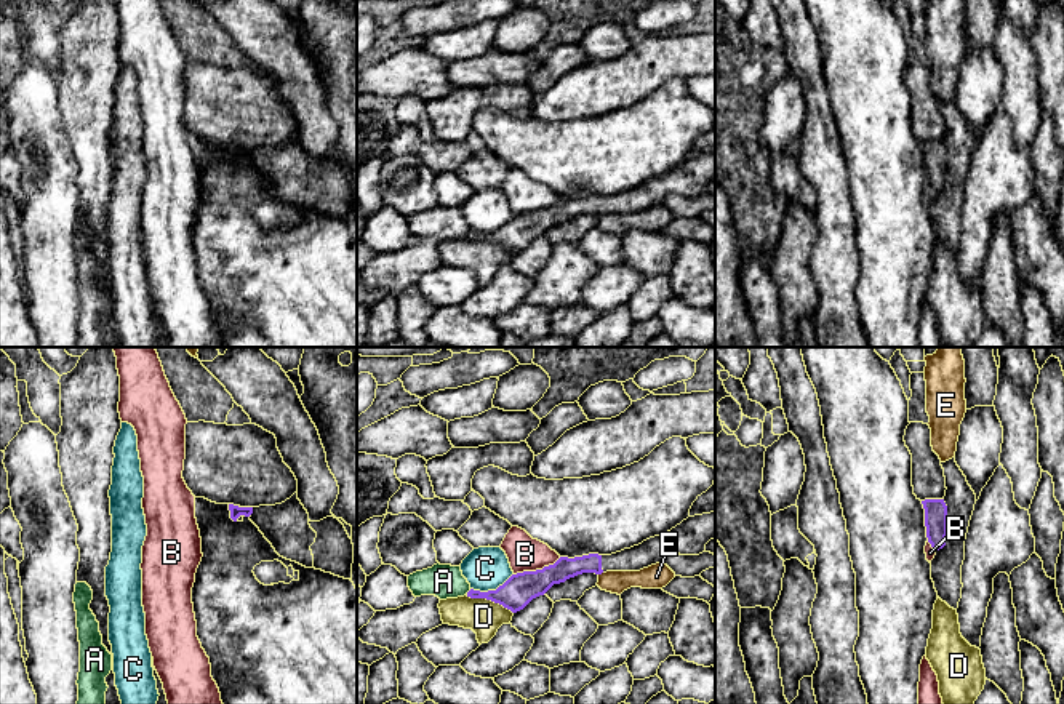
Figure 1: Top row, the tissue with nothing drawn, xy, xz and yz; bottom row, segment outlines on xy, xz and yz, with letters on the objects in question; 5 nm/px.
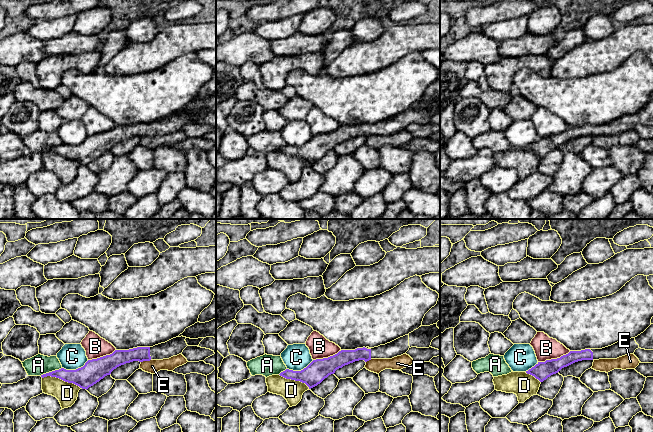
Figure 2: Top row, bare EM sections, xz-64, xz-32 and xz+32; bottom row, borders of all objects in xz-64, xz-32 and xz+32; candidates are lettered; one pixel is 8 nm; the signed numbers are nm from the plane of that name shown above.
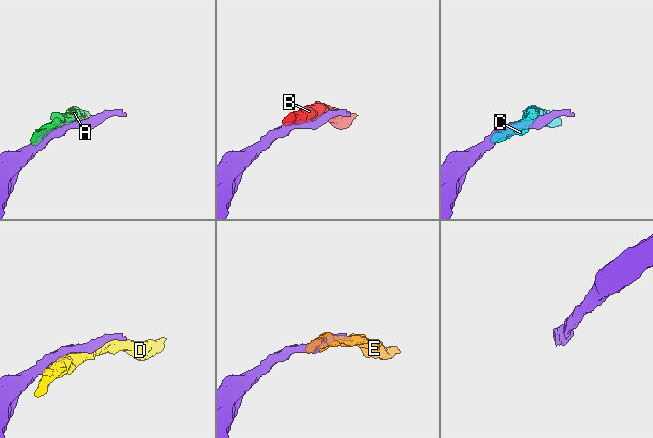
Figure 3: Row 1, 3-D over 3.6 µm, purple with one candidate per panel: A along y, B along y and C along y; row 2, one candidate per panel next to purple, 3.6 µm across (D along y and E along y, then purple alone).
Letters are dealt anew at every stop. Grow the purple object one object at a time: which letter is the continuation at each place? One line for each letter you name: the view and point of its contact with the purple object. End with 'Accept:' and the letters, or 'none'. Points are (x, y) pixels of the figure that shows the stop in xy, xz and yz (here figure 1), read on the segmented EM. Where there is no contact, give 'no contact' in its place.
Accept: none

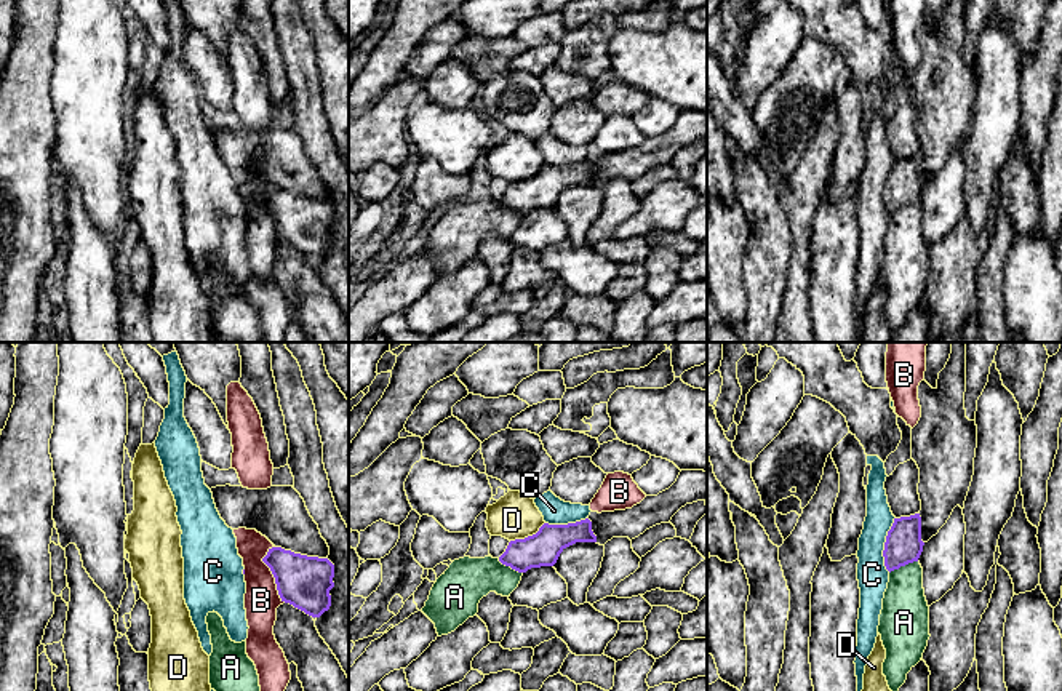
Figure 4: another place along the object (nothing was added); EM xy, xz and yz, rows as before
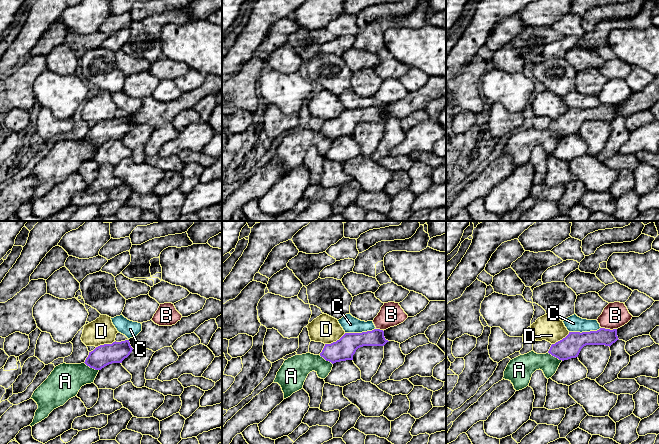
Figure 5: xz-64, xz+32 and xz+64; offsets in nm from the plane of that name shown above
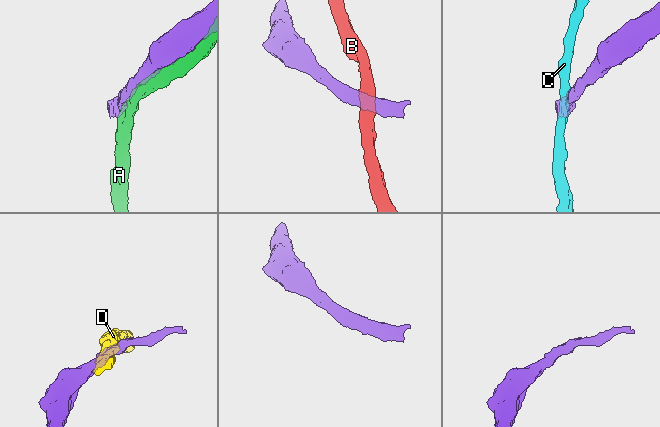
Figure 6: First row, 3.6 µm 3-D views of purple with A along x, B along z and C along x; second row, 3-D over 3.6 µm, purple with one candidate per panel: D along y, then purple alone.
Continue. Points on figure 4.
Accept: none

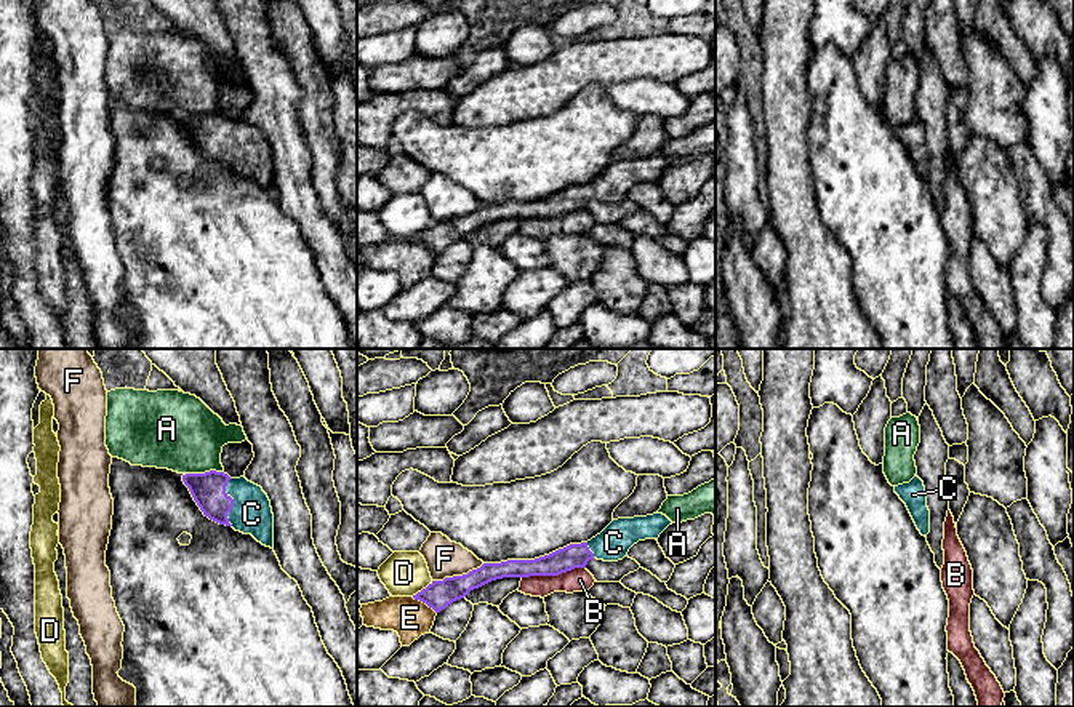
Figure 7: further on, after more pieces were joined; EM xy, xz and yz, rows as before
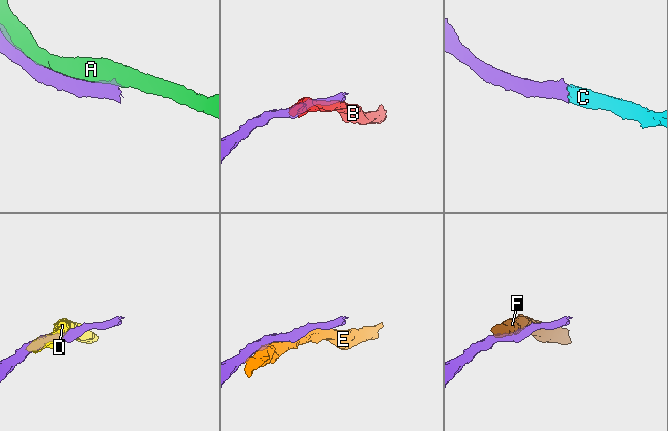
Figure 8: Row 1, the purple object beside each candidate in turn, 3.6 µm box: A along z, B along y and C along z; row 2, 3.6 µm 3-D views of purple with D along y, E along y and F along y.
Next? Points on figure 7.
C: meets purple in xy at (232, 503)
Accept: C

